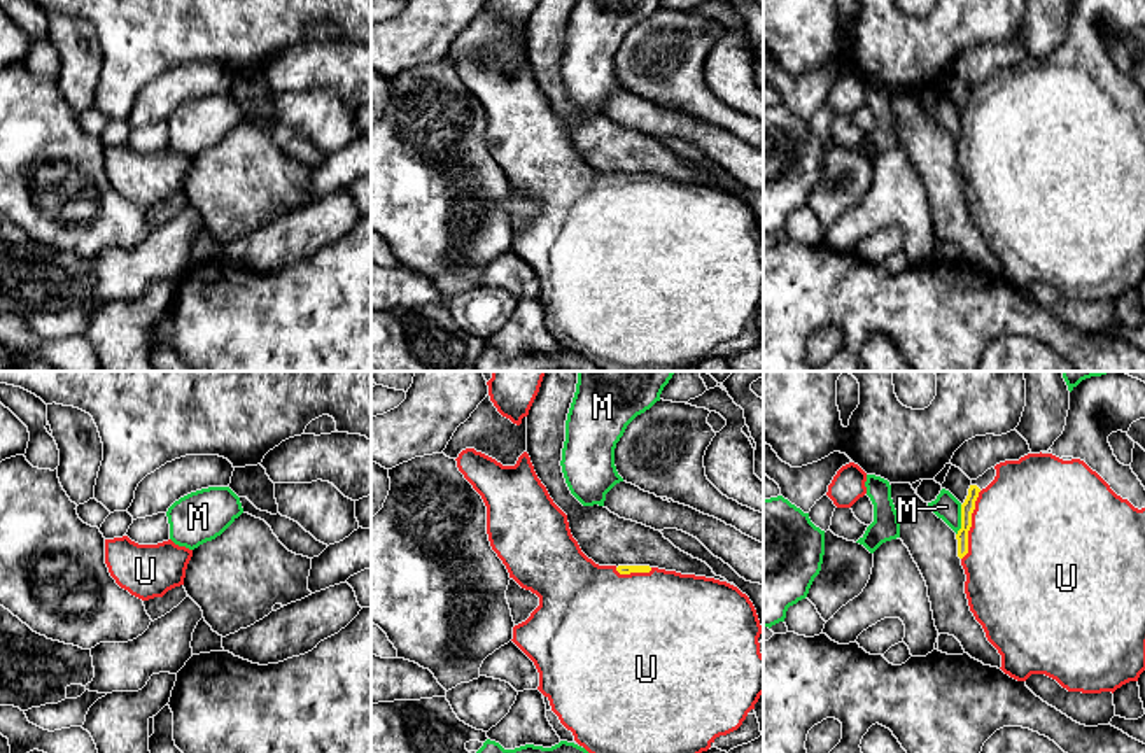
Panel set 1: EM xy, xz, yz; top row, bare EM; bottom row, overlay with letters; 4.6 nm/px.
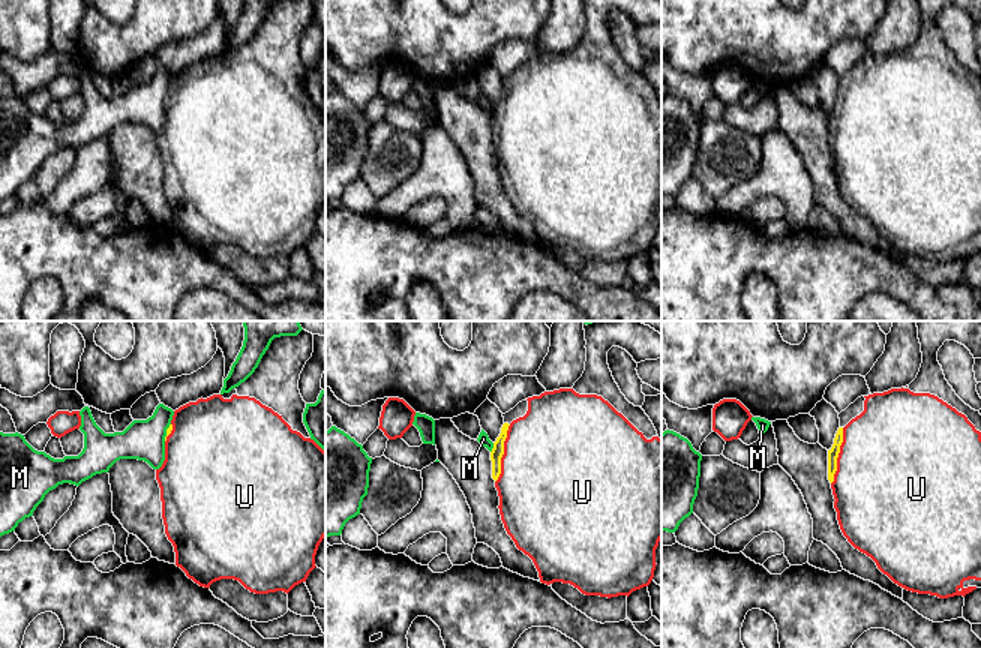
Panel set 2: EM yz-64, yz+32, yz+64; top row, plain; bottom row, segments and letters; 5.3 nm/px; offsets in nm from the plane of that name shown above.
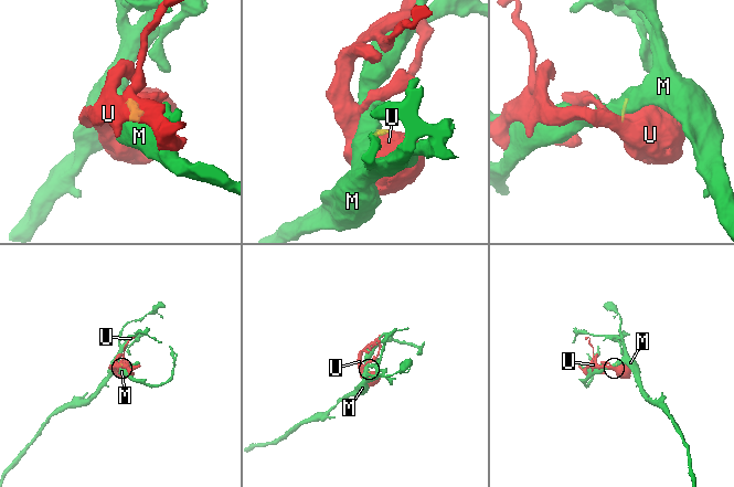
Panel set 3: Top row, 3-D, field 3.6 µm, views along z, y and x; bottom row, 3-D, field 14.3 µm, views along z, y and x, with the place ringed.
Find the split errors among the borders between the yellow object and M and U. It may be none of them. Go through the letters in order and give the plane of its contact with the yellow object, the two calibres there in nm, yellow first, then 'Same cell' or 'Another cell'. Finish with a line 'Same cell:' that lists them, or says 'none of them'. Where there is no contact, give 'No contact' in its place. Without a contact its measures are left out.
M: Touches yellow in yz. Thickness 60 nm (yellow) against 120 nm. Another cell
U: Touches yellow in yz. Thickness 60 nm (yellow) against 500 nm. Same cell
Same cell: U

